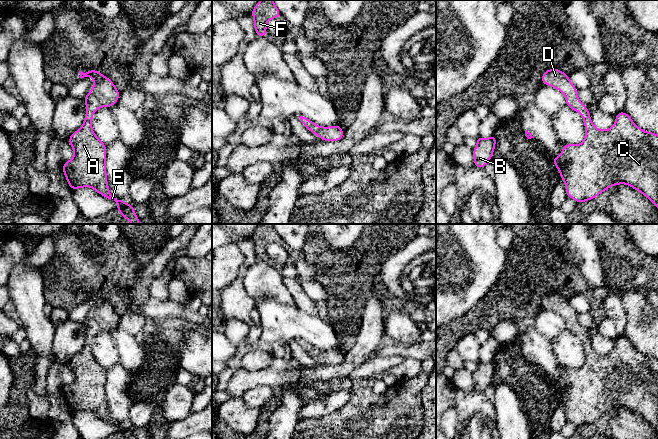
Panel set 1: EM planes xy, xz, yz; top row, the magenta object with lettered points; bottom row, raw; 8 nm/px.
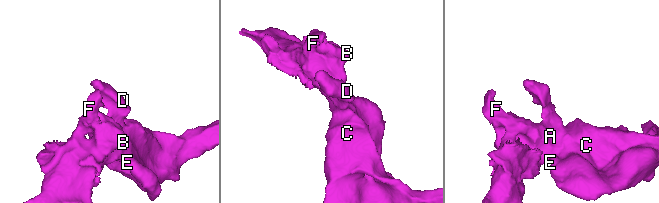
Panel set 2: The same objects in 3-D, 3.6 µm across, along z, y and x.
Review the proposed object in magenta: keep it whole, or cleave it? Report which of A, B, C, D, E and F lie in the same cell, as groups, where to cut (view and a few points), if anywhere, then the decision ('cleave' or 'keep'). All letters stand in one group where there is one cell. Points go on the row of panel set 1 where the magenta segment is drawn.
groups A B C D E F; cut none; keep

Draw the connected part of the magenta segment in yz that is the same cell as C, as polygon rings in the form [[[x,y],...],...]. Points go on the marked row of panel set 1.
[[[549,69],[542,74],[543,85],[550,85],[561,91],[566,99],[566,105],[581,114],[586,130],[585,138],[579,145],[565,144],[561,155],[553,157],[553,163],[560,172],[566,185],[567,197],[573,198],[578,204],[591,200],[613,185],[627,184],[646,196],[658,209],[658,135],[647,132],[636,126],[626,112],[618,112],[614,125],[608,130],[596,128],[588,111],[577,96],[578,90],[569,80],[569,76],[559,69]]]

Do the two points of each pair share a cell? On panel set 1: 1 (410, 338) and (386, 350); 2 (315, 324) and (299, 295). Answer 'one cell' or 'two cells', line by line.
1: two cells
2: two cells

